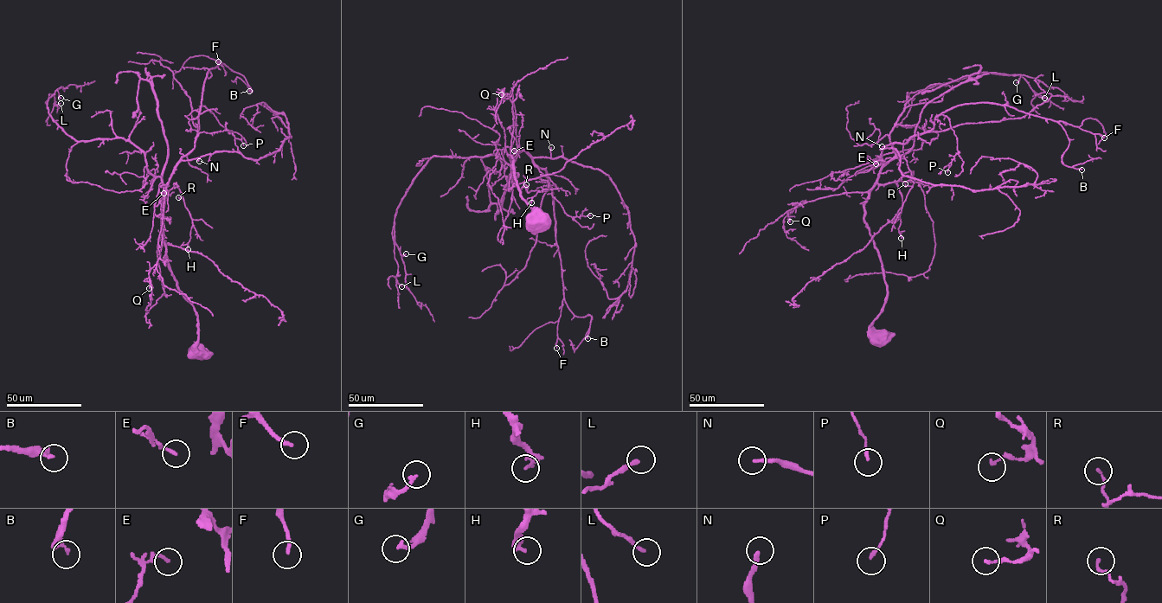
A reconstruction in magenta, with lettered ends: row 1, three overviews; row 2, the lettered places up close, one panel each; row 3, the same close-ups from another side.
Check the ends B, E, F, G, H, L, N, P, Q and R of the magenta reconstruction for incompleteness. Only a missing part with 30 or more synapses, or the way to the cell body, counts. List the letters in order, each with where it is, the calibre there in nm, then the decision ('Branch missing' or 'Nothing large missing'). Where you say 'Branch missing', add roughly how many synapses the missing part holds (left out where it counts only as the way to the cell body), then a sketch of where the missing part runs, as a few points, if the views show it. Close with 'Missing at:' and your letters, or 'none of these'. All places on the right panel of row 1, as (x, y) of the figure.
B: Place: (1081, 169). Thickness 220 nm. Nothing large missing
E: Place: (876, 163). Thickness 150 nm. Nothing large missing
F: Place: (1104, 137). Thickness 180 nm. Branch missing. Roughly 40 synapses. Course of what is missing: (1104, 137), (1111, 143), (1123, 144), (1137, 134), (1132, 137), (1128, 150), (1148, 151)
G: Place: (1016, 82). Thickness 200 nm. Nothing large missing
H: Place: (901, 238). Thickness 240 nm. Nothing large missing
L: Place: (1044, 98). Thickness 180 nm. Nothing large missing
N: Place: (882, 146). Thickness 200 nm. Nothing large missing
P: Place: (947, 172). Thickness 150 nm. Nothing large missing
Q: Place: (790, 221). Thickness 170 nm. Nothing large missing
R: Place: (905, 183). Thickness 140 nm. Nothing large missing
Missing at: F

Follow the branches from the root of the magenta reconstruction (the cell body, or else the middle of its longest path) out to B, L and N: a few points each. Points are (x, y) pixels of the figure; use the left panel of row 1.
B: (192, 354), (196, 313), (168, 263), (162, 195), (194, 147), (209, 68), (221, 62), (243, 75), (249, 91)
L: (192, 354), (198, 322), (168, 263), (161, 178), (122, 137), (67, 134), (46, 102), (49, 93), (60, 103)
N: (192, 354), (197, 339), (196, 313), (179, 290), (168, 263), (161, 226), (162, 195), (180, 162), (199, 161)

